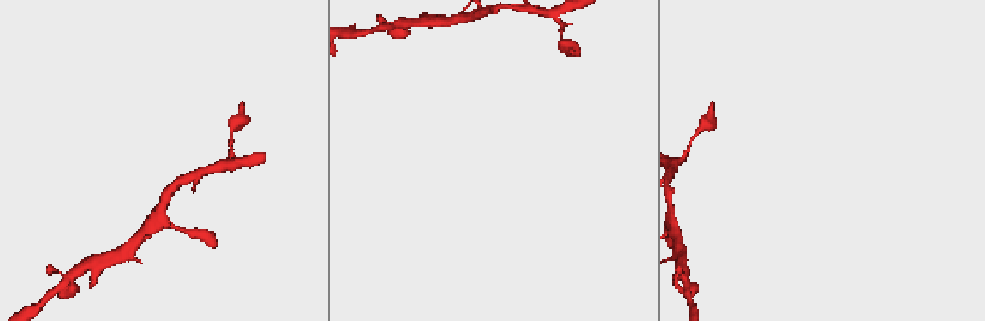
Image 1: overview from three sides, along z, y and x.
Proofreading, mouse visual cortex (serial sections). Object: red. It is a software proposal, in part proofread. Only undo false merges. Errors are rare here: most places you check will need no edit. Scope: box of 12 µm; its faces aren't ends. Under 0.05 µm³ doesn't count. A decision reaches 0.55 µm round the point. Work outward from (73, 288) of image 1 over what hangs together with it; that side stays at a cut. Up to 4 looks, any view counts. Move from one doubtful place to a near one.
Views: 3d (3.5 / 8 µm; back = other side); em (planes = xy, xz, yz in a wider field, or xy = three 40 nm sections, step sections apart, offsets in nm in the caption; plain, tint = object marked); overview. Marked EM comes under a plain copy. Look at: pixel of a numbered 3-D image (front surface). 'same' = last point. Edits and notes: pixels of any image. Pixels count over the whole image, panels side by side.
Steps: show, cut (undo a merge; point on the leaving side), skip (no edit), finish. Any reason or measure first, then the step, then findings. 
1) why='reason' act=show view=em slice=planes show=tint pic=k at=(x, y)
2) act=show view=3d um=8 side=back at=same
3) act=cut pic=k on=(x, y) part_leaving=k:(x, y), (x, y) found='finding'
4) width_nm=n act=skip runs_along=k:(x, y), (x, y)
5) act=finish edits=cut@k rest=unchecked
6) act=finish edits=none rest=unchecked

why='three-way junction' act=show view=3d um=8 pic=1 at=(454, 18)

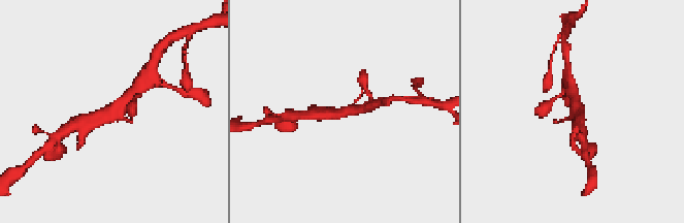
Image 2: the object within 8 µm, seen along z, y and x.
arms=3 arm_widths_nm=100,350,400 act=show view=em slice=xy step=3 show=tint pic=2 at=(111, 109)

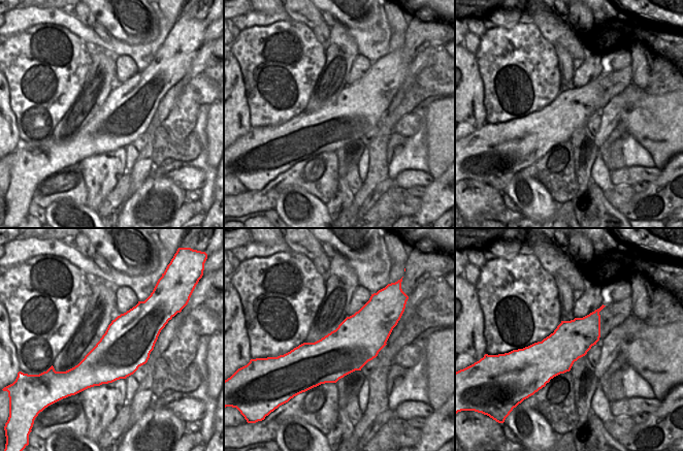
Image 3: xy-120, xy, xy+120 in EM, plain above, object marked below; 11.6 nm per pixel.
width_nm=550 act=skip runs_along=2:(86, 123), (108, 115), (134, 91) found='all the same cell'

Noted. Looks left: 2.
act=show view=3d um=3.5 pic=1 at=(229, 144)

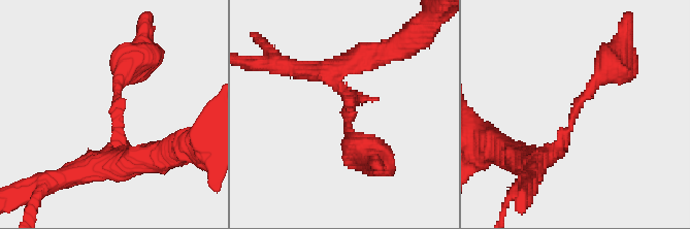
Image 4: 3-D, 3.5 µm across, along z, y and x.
arm_widths_nm=200,250 why='shape alone is not enough' act=show view=em slice=xy step=1 show=tint pic=4 at=(115, 118)

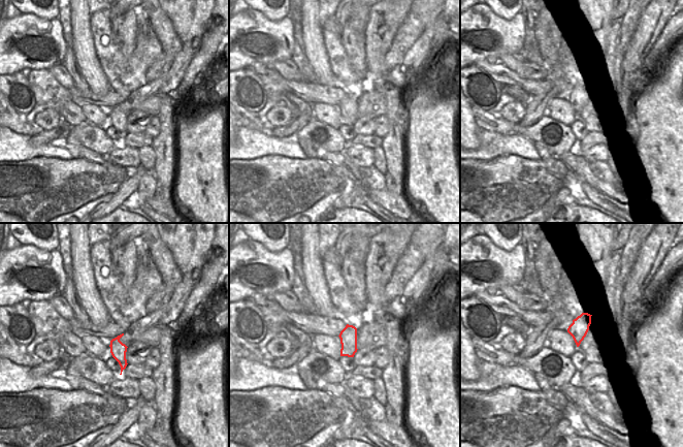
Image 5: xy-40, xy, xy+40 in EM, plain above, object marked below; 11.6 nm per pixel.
act=skip runs_along=4:(534, 163), (556, 151), (609, 62) found='all the same cell'

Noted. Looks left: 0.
act=finish edits=none rest=unchecked

